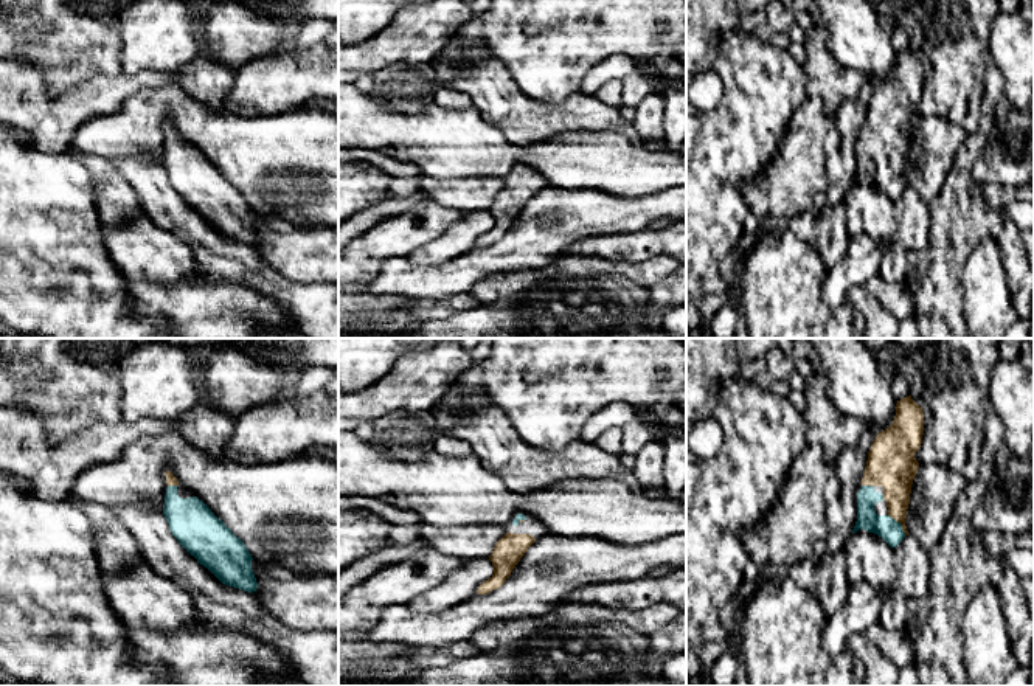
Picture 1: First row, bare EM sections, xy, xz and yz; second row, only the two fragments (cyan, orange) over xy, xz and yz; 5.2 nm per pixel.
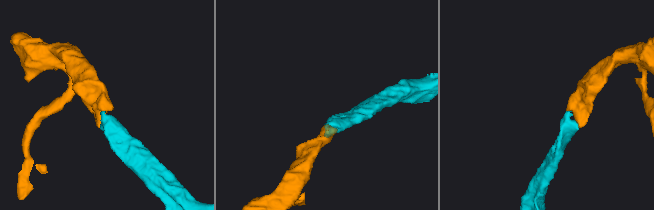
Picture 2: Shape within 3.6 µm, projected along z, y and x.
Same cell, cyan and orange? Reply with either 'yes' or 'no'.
yes

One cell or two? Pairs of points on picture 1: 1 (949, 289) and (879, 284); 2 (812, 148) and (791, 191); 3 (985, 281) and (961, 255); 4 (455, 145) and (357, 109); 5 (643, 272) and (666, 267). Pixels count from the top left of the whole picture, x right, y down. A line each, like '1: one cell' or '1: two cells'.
1: two cells
2: one cell
3: two cells
4: one cell
5: one cell

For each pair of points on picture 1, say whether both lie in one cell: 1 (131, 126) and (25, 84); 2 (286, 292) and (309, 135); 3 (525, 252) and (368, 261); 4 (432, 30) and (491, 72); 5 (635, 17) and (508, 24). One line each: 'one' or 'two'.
1: two
2: two
3: two
4: two
5: one

